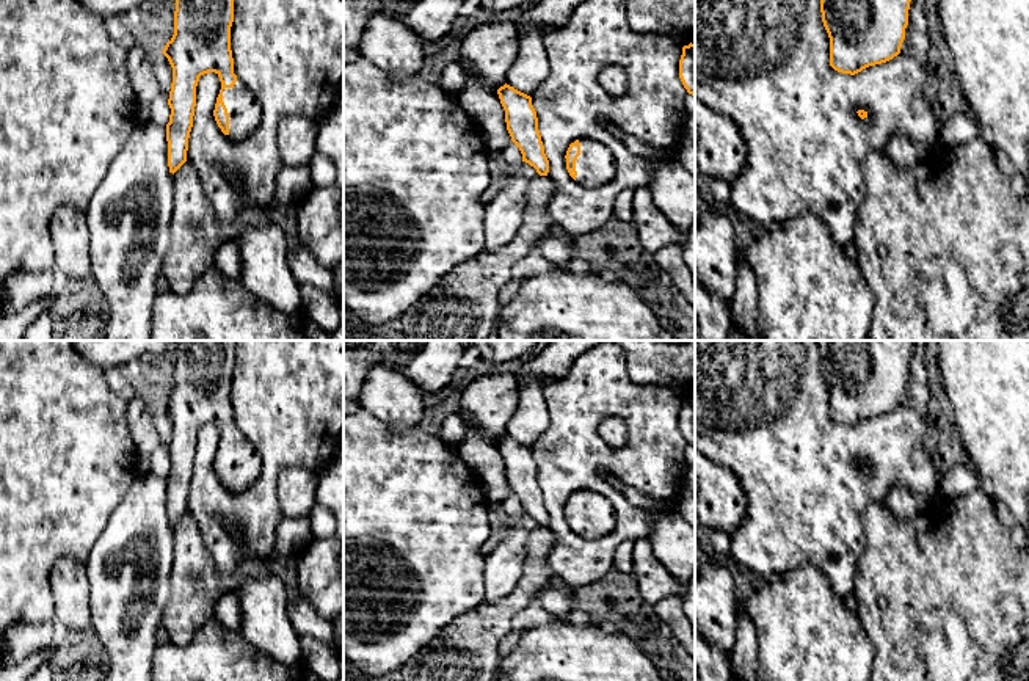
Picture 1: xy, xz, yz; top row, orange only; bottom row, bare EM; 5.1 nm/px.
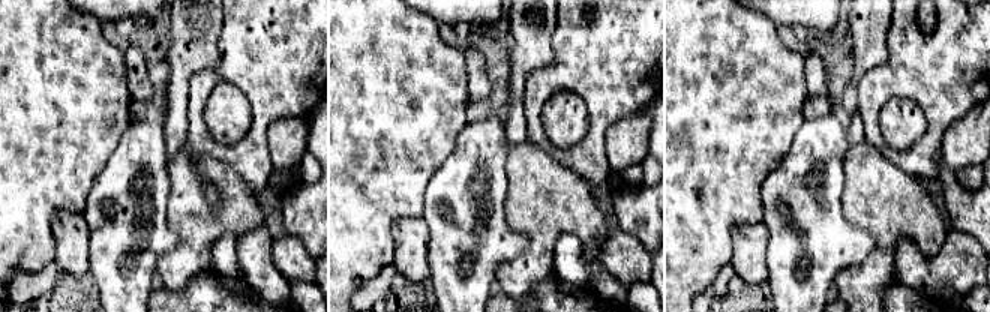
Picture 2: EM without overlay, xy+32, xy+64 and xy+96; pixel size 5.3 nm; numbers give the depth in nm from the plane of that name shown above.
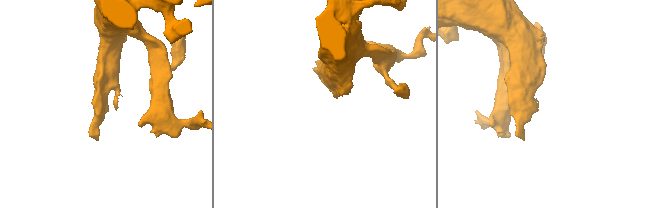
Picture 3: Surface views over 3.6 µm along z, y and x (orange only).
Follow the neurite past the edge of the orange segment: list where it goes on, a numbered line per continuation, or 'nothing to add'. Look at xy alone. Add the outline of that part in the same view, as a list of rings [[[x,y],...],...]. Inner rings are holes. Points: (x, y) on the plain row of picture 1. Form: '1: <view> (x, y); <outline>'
1: xy (245, 463); [[[237,430],[232,439],[223,441],[223,453],[229,464],[229,490],[234,493],[251,486],[260,475],[262,460],[253,442]]]

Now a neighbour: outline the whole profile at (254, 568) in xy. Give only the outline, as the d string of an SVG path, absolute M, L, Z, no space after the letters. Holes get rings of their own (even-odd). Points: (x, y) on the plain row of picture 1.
M249 560L242 565L240 577L265 577L270 576L270 560Z

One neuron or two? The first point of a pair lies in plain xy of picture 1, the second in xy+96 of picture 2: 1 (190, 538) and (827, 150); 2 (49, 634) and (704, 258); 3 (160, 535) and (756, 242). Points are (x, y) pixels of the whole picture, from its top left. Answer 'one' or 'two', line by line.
1: two
2: two
3: two

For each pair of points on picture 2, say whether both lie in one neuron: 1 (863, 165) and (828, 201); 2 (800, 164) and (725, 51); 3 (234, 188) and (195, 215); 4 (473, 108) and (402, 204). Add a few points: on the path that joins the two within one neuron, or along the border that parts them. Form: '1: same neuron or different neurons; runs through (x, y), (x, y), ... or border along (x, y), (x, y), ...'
1: different neurons; border along (848, 150), (843, 159), (842, 213), (845, 219)
2: different neurons; border along (804, 119), (791, 147), (780, 158)
3: same neuron; runs through (230, 200), (215, 215), (207, 215)
4: different neurons; border along (470, 101), (467, 120)

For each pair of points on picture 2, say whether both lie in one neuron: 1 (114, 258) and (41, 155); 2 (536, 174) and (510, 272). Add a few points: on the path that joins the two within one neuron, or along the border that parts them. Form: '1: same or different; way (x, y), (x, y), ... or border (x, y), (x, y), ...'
1: different; border (95, 179), (86, 209), (81, 213)
2: same; way (536, 198), (534, 249)

